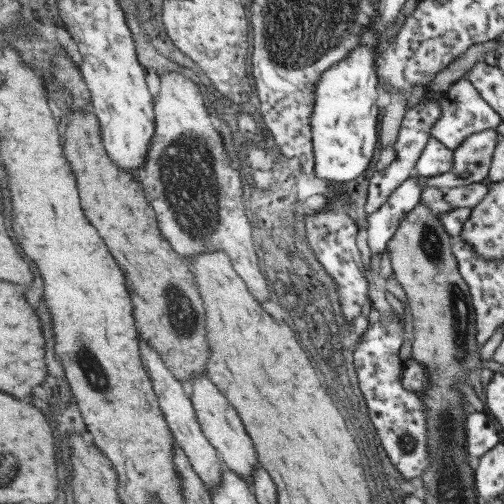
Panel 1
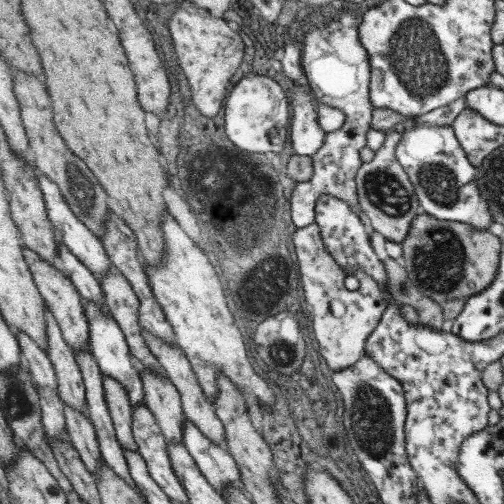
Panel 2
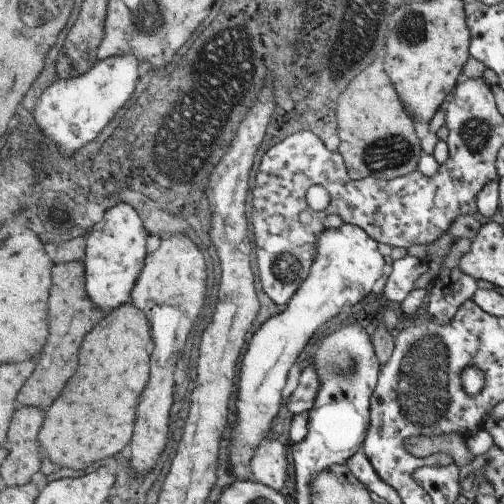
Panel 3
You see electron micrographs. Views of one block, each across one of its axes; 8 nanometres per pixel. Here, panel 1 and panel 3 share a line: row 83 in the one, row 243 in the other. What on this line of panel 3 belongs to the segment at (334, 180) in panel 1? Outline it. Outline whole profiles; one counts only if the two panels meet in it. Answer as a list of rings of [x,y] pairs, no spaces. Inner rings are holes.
[[[343,222],[337,230],[325,230],[325,236],[321,236],[321,244],[317,244],[317,260],[313,260],[313,272],[309,272],[309,278],[303,282],[303,288],[287,304],[287,310],[283,314],[275,314],[253,336],[241,368],[237,402],[239,422],[233,432],[231,460],[235,476],[239,480],[247,478],[247,472],[251,468],[249,462],[253,462],[261,440],[267,436],[275,416],[281,410],[281,392],[287,384],[287,374],[291,366],[301,360],[301,348],[321,326],[321,312],[323,320],[329,320],[339,312],[339,308],[353,306],[363,296],[377,290],[387,274],[383,266],[385,260],[377,250],[377,242],[369,238],[363,228]]]

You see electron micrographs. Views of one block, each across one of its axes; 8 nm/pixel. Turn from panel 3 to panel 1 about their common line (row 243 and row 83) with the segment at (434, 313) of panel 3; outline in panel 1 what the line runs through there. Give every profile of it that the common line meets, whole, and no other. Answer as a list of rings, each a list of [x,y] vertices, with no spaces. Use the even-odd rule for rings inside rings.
[[[461,78],[459,82],[451,84],[451,88],[441,98],[441,118],[435,122],[431,130],[431,138],[437,140],[441,146],[445,146],[449,152],[455,152],[469,136],[479,134],[483,130],[495,130],[501,124],[501,118],[493,108],[487,106],[487,102],[481,98],[481,94],[475,90],[475,86]]]

